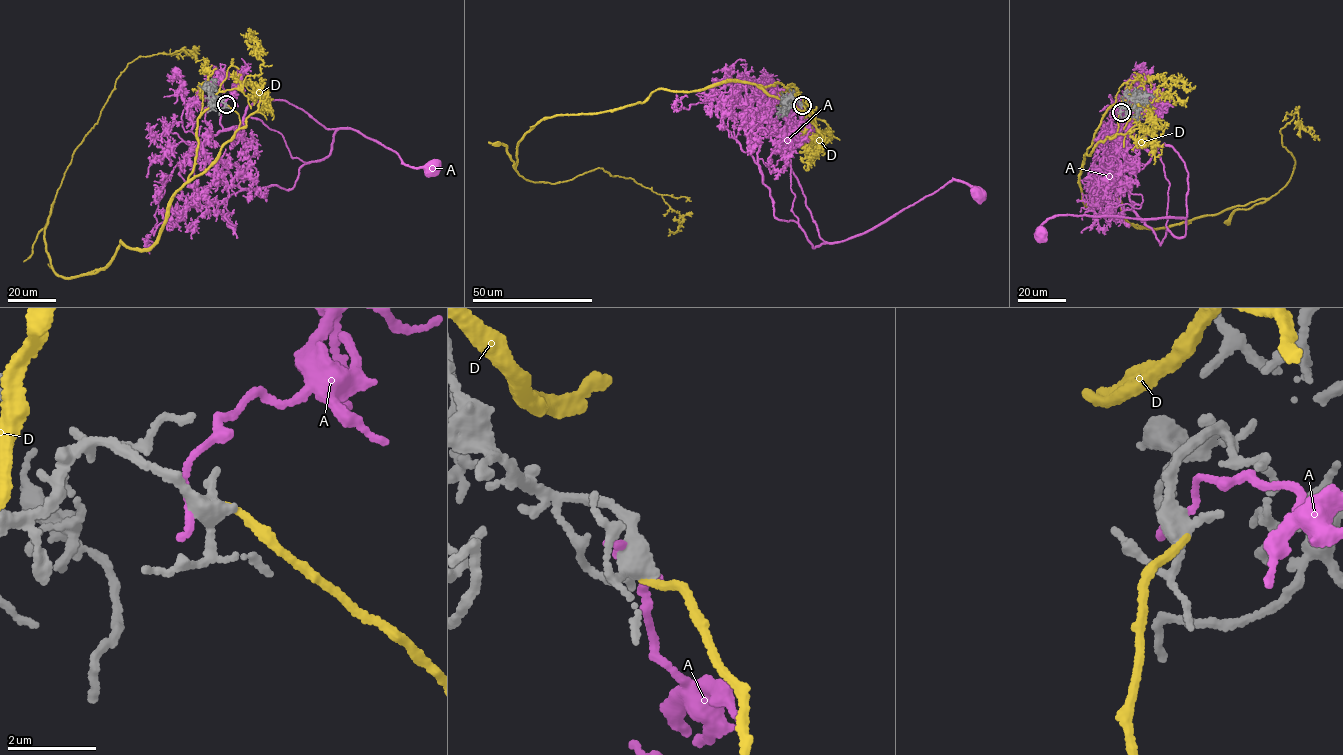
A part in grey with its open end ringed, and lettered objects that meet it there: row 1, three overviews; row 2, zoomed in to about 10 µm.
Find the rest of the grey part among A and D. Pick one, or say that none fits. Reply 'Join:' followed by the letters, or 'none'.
Join: D

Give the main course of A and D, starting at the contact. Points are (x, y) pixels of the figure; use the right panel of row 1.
A: (1120, 111), (1157, 112), (1167, 102), (1145, 147), (1179, 153), (1186, 216), (1068, 215), (1048, 220), (1041, 233)
D: (1121, 112), (1083, 156), (1082, 198), (1110, 195), (1155, 228), (1278, 192), (1296, 107), (1315, 134)

